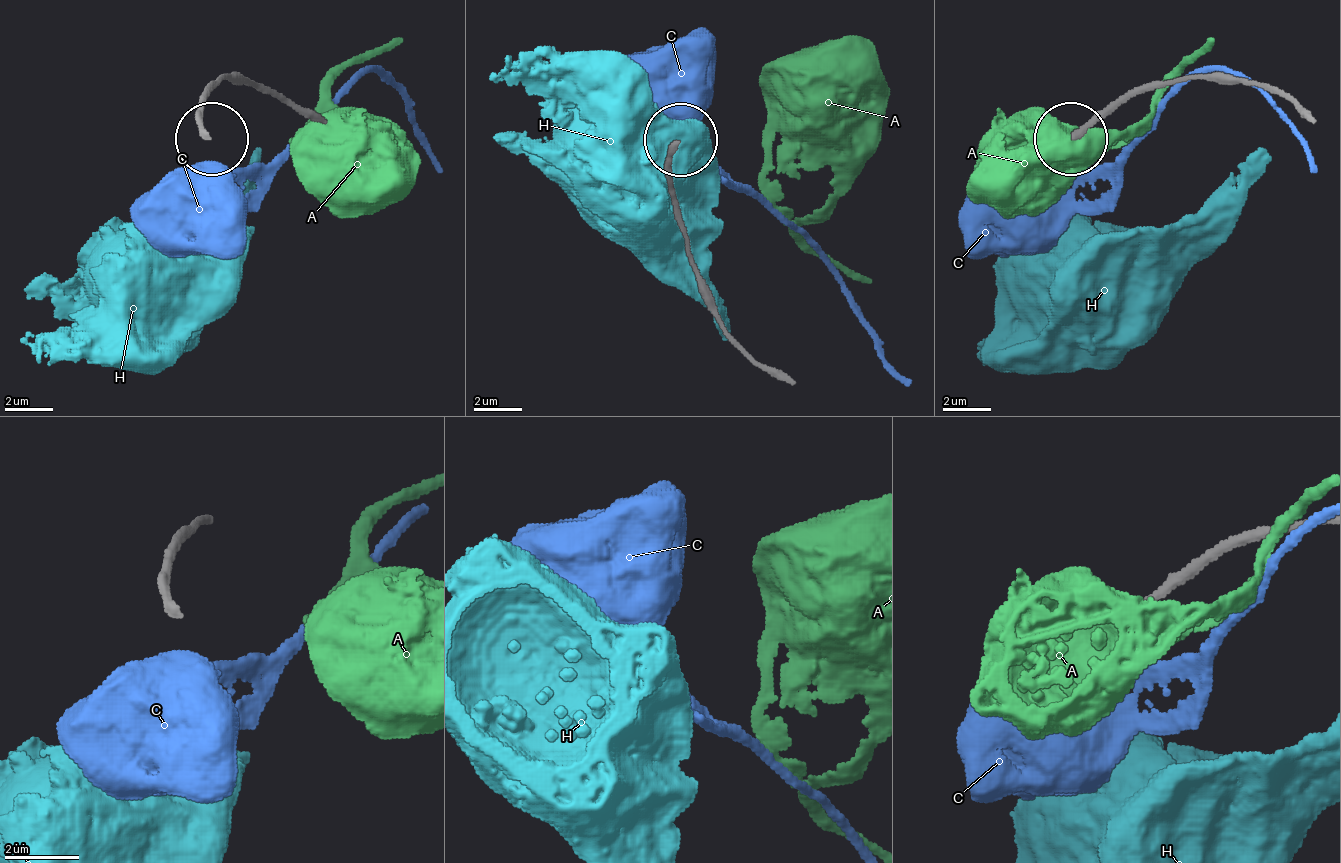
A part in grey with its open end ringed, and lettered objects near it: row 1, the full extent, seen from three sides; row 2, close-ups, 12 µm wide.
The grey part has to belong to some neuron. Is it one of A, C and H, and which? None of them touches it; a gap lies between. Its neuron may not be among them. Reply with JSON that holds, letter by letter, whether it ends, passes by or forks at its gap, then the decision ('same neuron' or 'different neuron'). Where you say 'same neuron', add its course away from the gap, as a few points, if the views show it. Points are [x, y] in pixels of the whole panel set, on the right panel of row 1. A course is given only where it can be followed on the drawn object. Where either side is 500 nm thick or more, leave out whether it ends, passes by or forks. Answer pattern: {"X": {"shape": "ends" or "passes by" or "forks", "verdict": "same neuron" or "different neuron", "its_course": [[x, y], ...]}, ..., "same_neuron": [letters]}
{"A": {"shape": "passes by", "verdict": "different neuron"}, "C": {"verdict": "different neuron"}, "H": {"verdict": "different neuron"}, "same_neuron": []}

